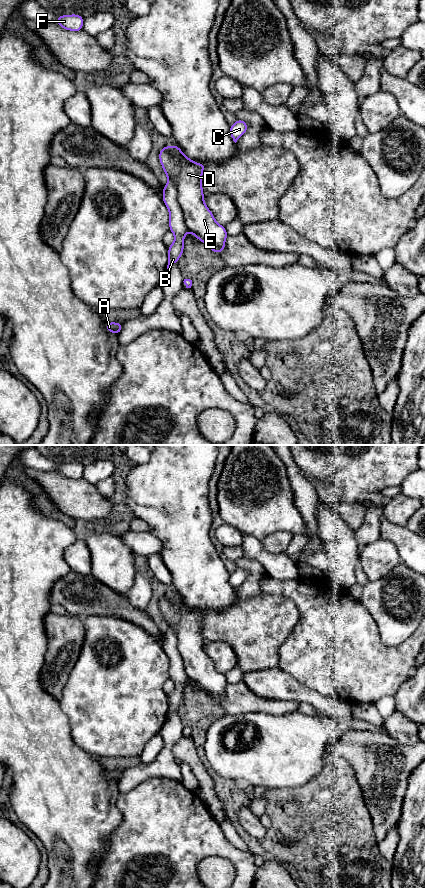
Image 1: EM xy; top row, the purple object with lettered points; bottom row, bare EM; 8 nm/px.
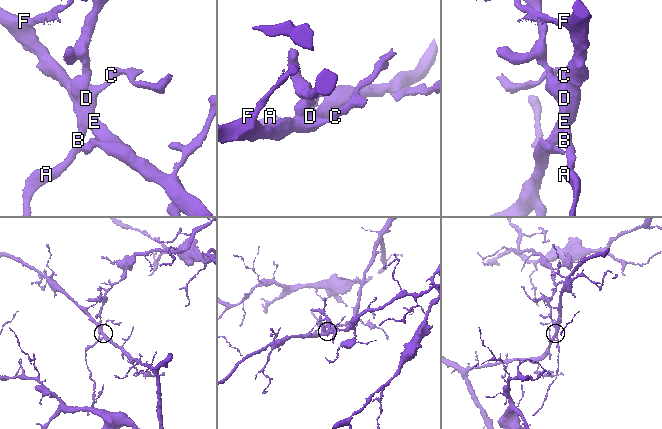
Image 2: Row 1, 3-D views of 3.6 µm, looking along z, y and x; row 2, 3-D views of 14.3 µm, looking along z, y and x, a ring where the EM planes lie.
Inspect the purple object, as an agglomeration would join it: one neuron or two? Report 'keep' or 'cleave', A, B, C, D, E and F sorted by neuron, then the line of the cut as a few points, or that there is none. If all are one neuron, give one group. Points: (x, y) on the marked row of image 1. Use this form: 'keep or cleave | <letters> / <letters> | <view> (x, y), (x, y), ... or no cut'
cleave | A B / C D E F | xy (169, 178), (174, 181), (177, 201), (188, 229)

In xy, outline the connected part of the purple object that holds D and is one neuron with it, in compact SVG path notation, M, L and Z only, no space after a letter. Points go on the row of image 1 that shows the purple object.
M165 147L158 156L168 179L175 181L188 230L216 254L225 251L226 228L216 222L204 202L202 173L207 164L195 163L184 154L174 154Z

